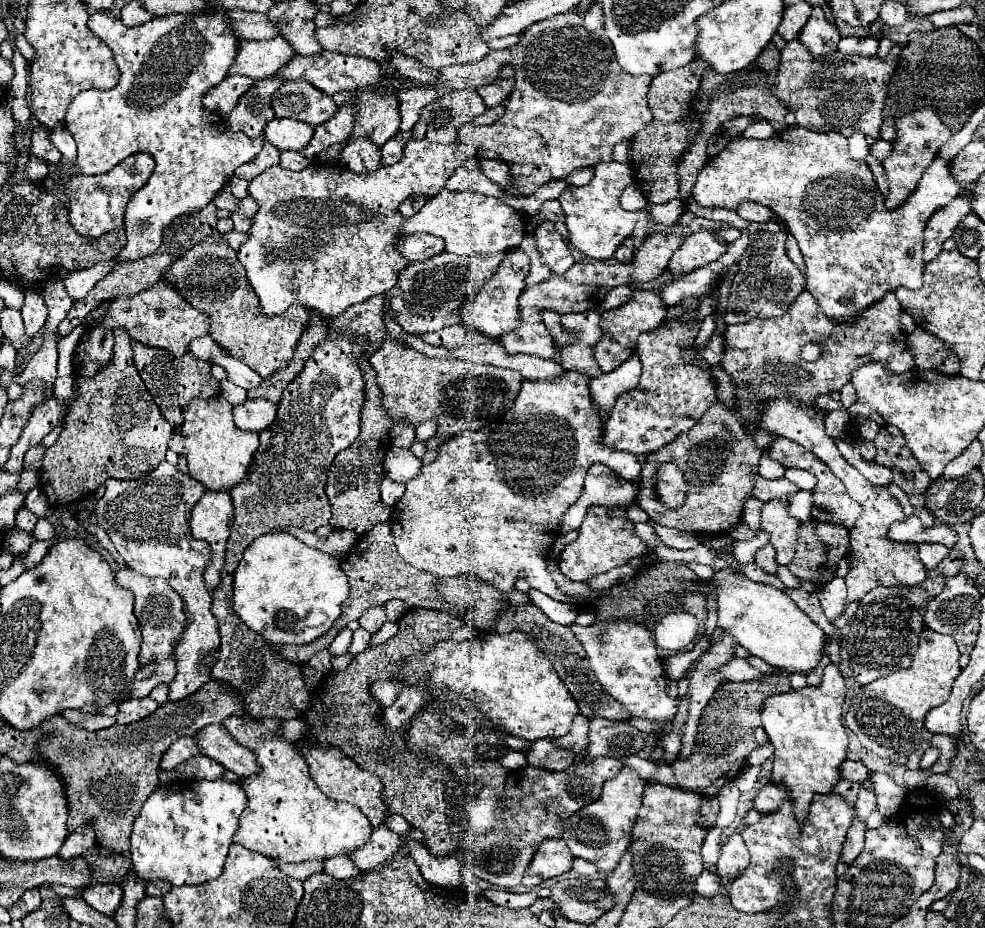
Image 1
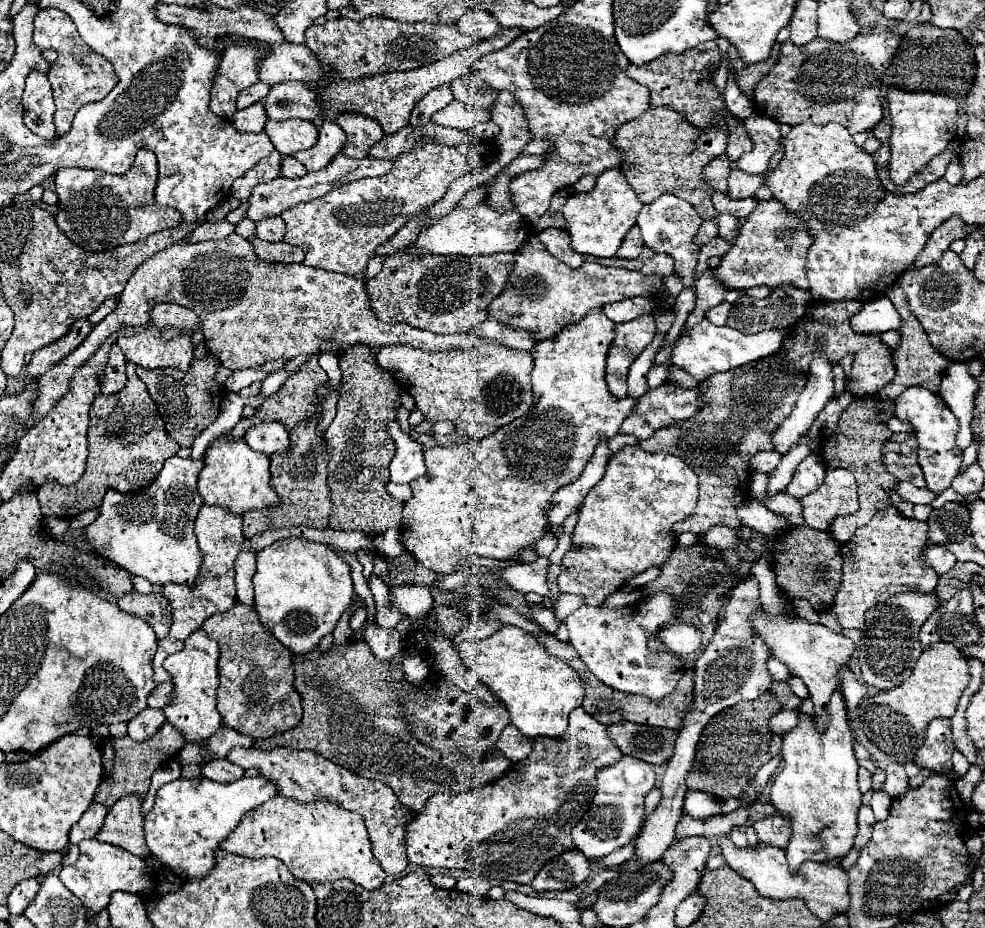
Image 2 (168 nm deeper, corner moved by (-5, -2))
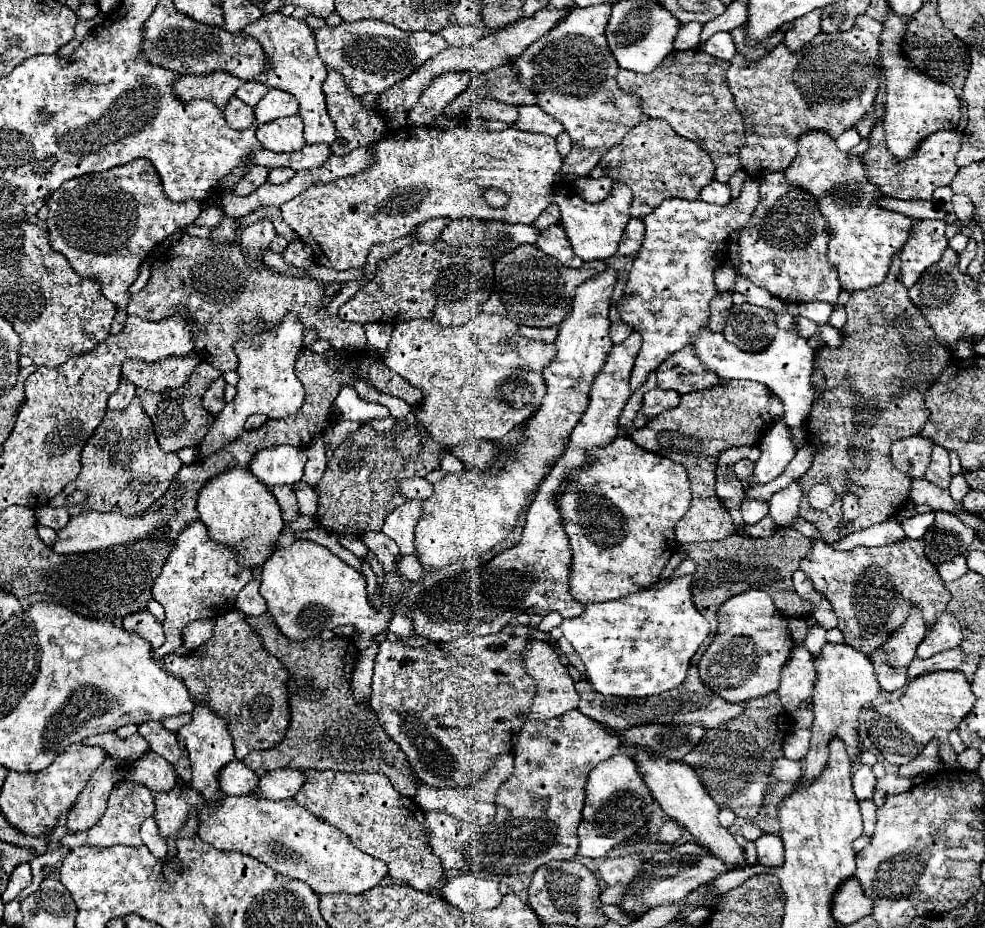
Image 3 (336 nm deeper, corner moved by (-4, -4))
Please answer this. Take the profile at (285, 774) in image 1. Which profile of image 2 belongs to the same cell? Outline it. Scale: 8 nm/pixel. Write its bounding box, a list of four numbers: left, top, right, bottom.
[219,794,385,890]

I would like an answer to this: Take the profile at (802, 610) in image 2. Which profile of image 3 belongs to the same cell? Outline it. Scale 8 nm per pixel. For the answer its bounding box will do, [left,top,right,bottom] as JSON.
[804,624,826,654]

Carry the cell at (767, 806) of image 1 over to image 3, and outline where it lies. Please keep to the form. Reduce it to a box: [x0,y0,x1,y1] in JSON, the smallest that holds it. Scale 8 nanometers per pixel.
[756,834,784,866]

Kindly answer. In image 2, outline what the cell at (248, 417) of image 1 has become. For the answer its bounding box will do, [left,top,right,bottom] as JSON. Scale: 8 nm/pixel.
[245,424,291,456]

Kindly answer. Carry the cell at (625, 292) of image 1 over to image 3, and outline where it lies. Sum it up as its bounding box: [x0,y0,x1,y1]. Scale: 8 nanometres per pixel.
[610,322,632,344]

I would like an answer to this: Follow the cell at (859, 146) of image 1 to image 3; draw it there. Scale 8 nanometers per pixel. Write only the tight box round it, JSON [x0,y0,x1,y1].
[836,128,860,152]

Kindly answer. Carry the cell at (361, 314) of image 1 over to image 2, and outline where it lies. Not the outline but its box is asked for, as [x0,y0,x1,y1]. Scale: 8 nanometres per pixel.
[325,346,403,536]

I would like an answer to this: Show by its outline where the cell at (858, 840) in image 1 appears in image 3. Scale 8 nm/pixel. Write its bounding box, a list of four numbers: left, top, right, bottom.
[860,800,876,836]

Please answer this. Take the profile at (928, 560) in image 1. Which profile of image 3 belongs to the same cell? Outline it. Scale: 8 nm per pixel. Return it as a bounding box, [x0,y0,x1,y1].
[938,556,968,582]

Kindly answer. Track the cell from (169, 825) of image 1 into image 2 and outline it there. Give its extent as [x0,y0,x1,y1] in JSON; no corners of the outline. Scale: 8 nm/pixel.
[145,776,277,878]

